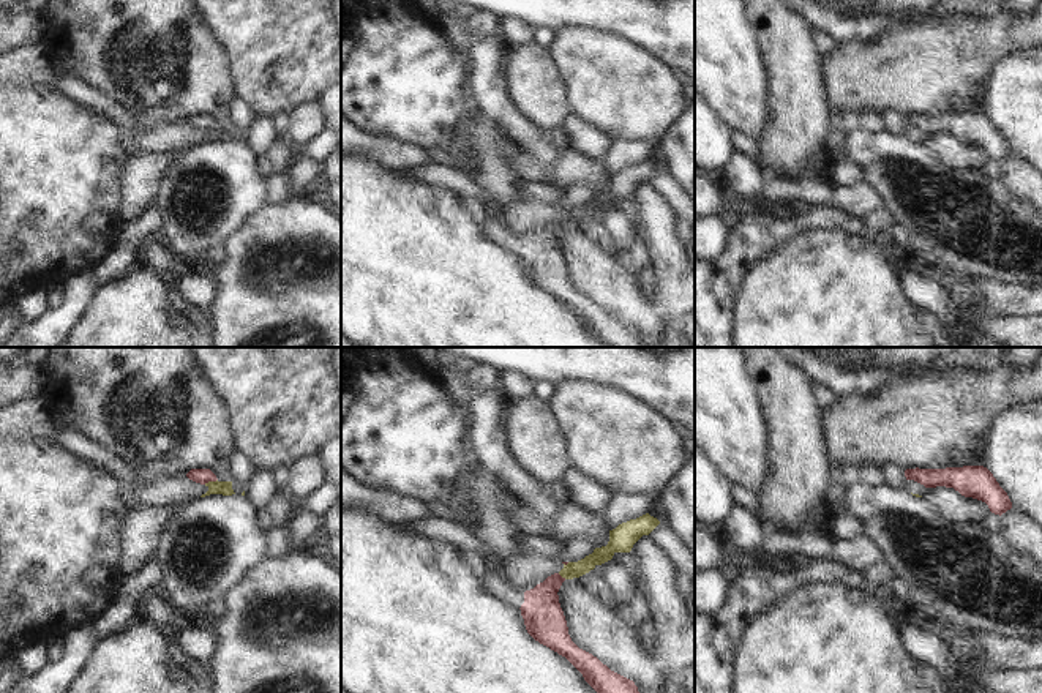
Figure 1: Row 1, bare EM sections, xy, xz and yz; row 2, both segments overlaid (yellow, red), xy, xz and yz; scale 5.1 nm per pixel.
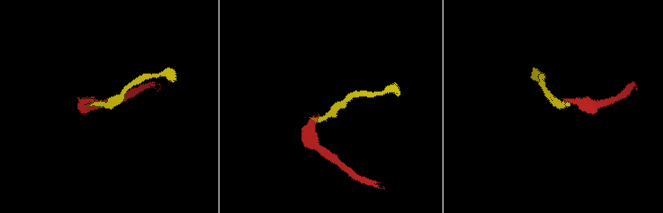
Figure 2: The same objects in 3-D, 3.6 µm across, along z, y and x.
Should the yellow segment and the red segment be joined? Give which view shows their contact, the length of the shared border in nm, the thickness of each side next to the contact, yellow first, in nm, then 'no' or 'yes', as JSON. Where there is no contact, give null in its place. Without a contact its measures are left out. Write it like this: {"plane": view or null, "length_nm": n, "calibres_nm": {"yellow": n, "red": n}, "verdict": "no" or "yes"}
{"plane": "xy", "length_nm": 80, "calibres_nm": {"yellow": 70, "red": 80}, "verdict": "no"}

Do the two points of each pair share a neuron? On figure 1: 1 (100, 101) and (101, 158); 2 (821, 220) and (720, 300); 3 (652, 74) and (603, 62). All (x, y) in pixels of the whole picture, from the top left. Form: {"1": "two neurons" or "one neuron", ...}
{"1": "two neurons", "2": "one neuron", "3": "one neuron"}

